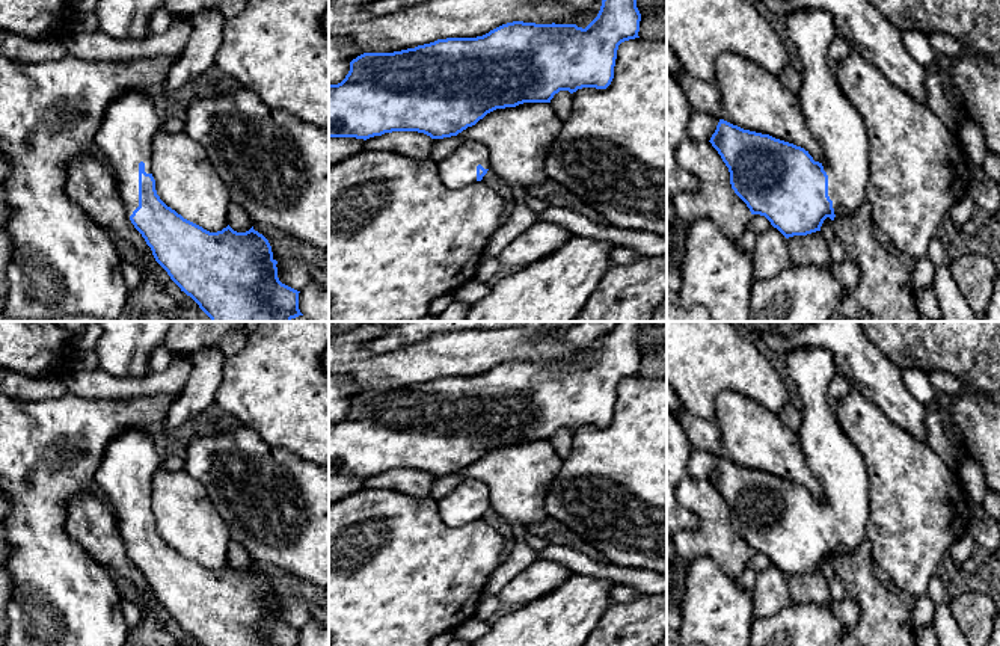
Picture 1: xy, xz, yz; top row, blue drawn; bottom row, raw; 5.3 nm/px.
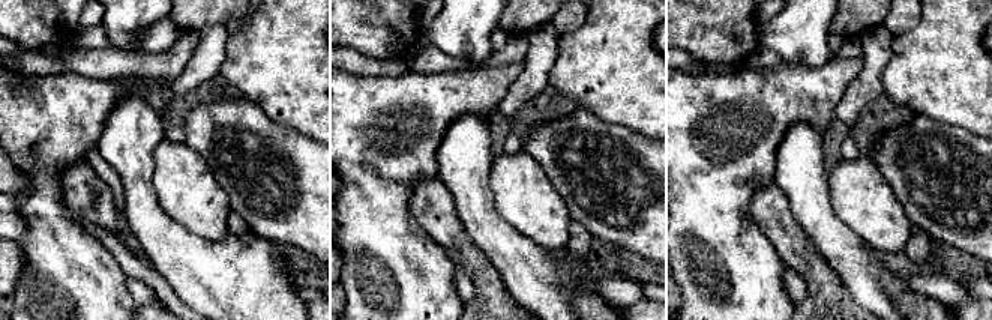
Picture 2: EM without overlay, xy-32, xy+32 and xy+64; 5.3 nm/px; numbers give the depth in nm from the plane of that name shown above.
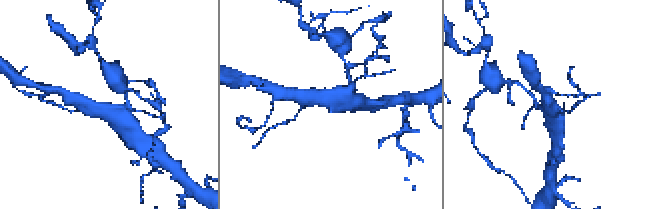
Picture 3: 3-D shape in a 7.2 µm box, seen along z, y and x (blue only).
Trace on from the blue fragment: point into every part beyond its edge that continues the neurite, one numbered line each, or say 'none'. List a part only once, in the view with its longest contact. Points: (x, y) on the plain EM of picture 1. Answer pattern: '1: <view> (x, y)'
1: xy (125, 473)

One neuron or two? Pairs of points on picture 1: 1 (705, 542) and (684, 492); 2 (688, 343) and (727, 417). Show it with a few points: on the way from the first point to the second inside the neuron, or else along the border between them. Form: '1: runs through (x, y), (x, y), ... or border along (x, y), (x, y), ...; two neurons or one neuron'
1: runs through (705, 530), (705, 513), (696, 504); one neuron
2: border along (751, 400), (733, 391), (721, 391), (712, 418); two neurons

